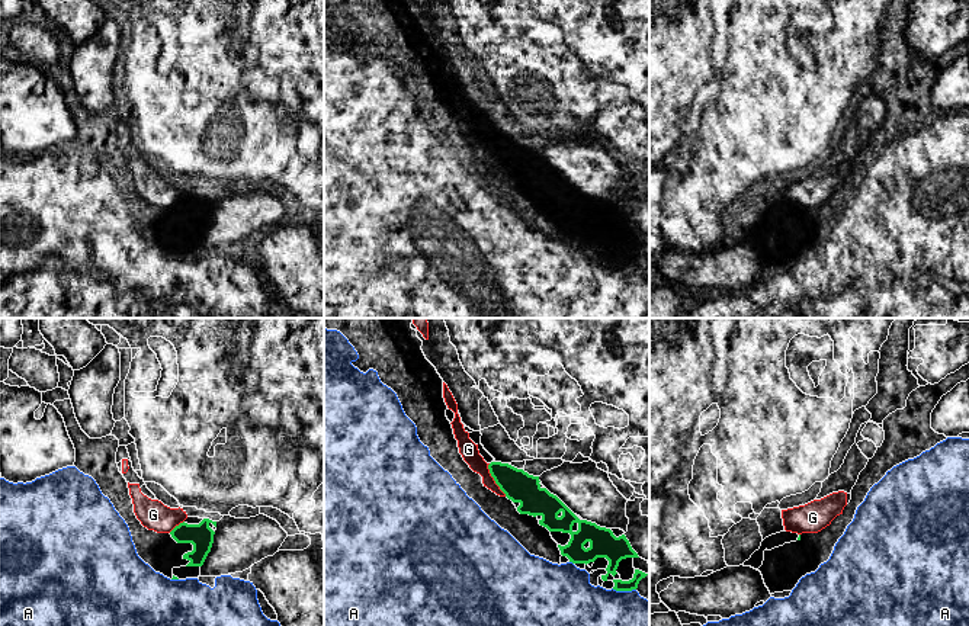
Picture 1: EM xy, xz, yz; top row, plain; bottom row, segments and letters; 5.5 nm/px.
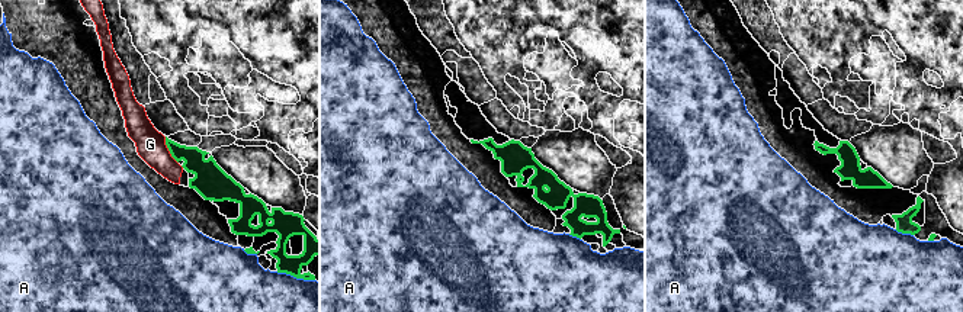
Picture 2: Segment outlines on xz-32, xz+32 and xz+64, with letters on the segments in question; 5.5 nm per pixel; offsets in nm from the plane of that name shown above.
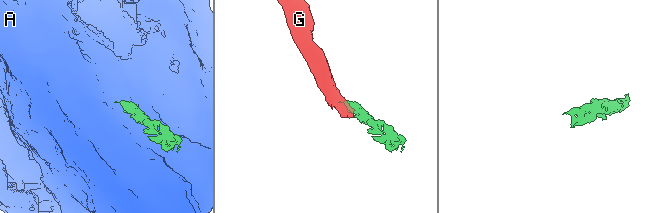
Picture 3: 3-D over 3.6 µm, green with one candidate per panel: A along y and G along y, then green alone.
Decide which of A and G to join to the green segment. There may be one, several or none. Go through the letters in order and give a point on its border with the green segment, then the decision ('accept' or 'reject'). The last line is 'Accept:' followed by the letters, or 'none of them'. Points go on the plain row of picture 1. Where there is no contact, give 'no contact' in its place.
A: xz (623, 265) | reject
G: xz (494, 154) | reject
Accept: none of them

